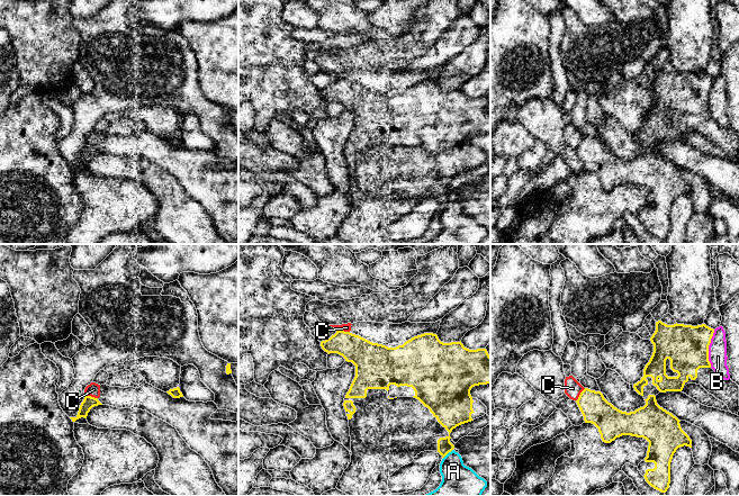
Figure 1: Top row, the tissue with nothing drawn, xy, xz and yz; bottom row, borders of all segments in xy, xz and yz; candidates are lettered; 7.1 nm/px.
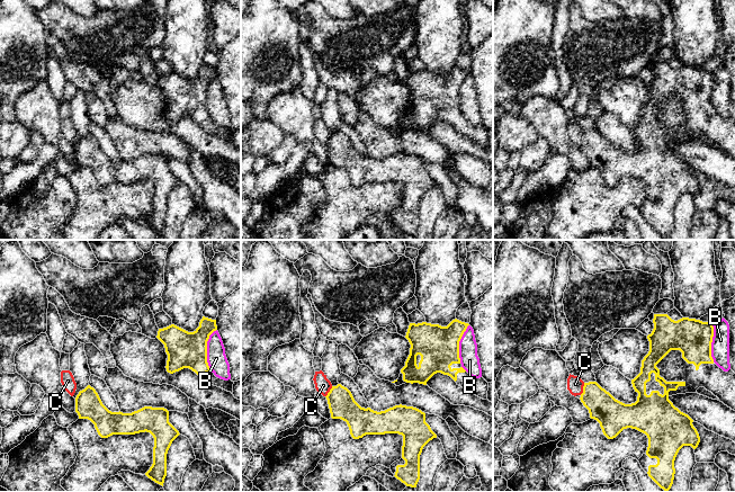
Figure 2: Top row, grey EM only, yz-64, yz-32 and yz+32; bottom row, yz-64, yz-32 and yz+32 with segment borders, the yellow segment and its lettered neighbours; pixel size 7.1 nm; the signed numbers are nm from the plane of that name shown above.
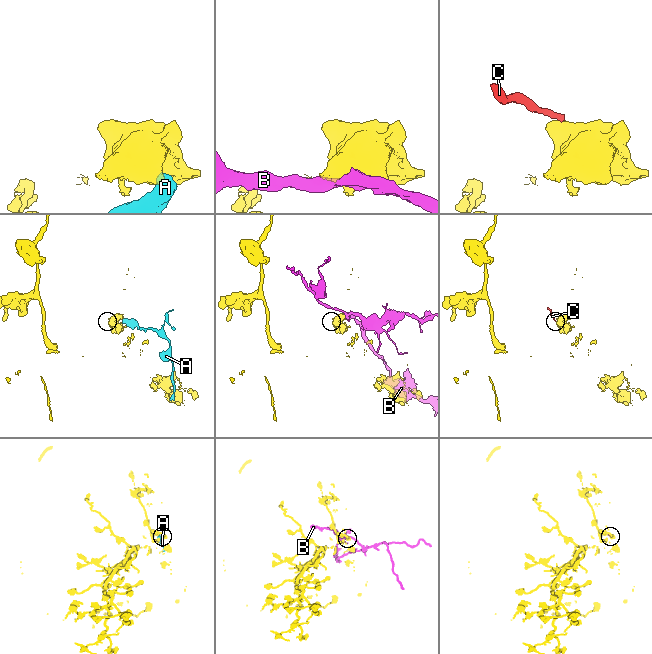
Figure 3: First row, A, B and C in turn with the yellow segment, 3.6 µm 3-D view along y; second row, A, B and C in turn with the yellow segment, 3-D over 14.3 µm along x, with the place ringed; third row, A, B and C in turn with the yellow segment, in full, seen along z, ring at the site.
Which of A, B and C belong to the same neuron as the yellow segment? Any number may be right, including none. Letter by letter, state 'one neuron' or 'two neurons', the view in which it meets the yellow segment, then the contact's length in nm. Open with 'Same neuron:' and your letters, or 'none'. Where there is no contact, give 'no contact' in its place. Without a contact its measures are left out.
Same neuron: none
A: two neurons; meets yellow in xz; contact 100 nm long
B: two neurons; meets yellow in yz; contact 280 nm long
C: two neurons; meets yellow in xz; contact 100 nm long

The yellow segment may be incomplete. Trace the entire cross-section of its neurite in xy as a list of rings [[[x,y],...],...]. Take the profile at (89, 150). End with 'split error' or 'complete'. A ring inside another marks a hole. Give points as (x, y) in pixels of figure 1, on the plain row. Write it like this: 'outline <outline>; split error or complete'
outline [[[85,144],[83,150],[80,153],[78,163],[75,165],[70,165],[72,168],[72,170],[75,170],[76,168],[84,165],[87,166],[88,161],[90,160],[90,157],[94,154],[98,153],[102,153],[98,146],[91,145],[91,144]]]; complete

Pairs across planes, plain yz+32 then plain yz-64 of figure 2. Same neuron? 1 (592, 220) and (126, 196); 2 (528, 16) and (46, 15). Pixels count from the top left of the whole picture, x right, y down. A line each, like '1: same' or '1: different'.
1: same
2: different

